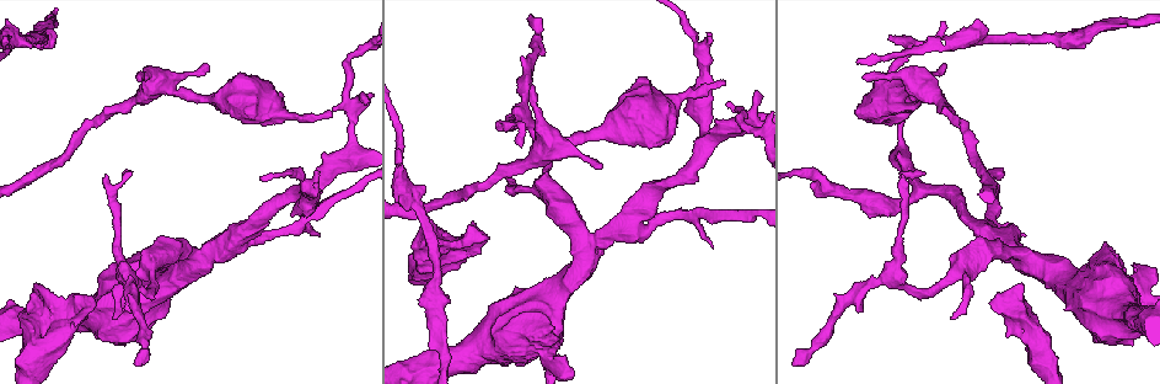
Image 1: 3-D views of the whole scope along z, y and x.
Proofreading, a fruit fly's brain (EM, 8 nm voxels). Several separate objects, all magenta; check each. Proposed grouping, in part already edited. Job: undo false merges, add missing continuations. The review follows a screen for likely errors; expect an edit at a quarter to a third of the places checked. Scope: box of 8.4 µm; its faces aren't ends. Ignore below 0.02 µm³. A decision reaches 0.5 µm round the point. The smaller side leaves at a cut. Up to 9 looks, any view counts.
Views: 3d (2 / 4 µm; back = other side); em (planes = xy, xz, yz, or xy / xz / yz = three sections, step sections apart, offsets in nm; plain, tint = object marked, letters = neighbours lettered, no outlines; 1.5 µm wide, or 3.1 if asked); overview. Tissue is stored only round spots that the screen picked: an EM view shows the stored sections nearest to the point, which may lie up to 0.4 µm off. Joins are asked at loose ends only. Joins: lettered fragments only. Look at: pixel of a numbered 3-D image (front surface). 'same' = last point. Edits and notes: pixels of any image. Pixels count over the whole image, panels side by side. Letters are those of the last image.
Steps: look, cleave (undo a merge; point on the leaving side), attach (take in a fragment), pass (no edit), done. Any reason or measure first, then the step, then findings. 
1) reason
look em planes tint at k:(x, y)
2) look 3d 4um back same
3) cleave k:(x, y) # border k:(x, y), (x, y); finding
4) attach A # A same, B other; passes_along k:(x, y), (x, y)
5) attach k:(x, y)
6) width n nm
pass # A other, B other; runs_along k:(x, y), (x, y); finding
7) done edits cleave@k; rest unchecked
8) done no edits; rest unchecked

thin end
look em planes tint at 1:(208, 66)

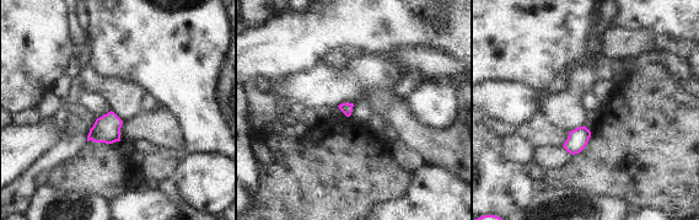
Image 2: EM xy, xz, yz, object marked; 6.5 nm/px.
look em planes letters same

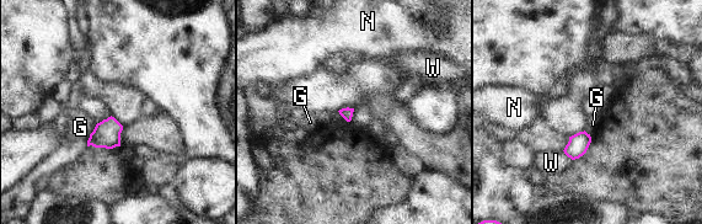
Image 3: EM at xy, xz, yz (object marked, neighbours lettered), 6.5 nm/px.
pass # G other, N other, W other; border 3:(96, 124), (86, 145); none of them fits

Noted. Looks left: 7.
calibre changes
look em planes letters at 1:(22, 38)

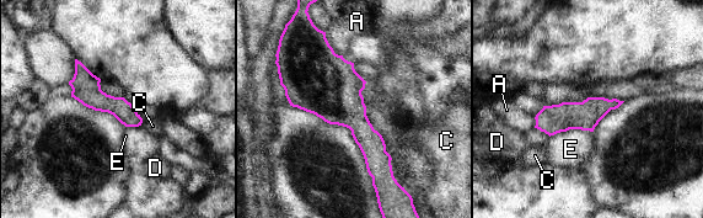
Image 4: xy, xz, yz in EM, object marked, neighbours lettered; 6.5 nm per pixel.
pass # A other, C other, D other, E other; border 4:(591, 131), (567, 129), (549, 137); one neuron here

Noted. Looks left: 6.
branch stops here
look em yz step 4 letters at 1:(113, 319)

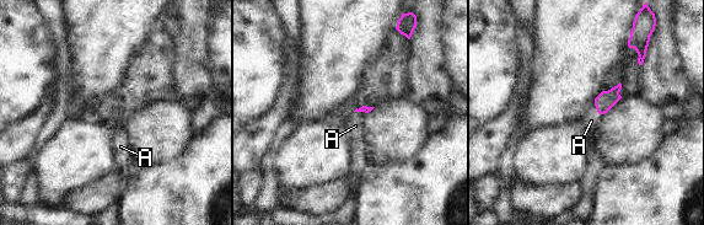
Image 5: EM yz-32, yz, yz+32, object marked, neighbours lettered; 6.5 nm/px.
attach A # A same; passes_along 5:(606, 100), (597, 110), (591, 121); it goes on there

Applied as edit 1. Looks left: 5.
free end
look 3d 4um at 1:(463, 262)

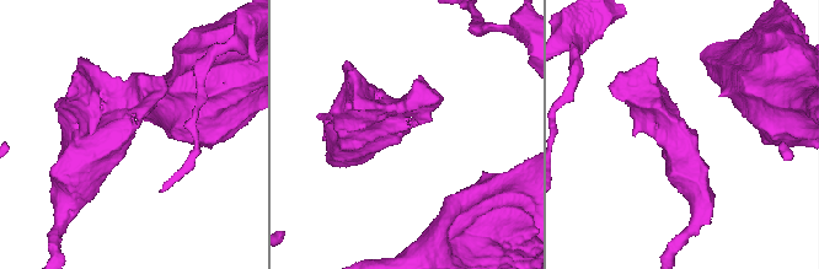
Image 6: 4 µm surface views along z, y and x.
now the EM
look em planes letters at 6:(400, 137)

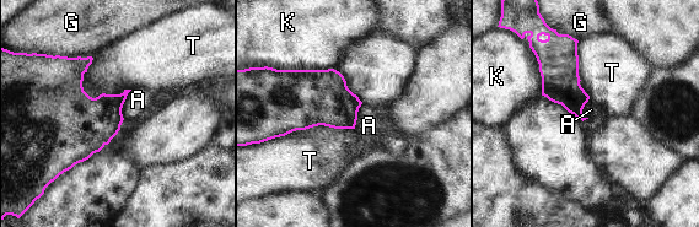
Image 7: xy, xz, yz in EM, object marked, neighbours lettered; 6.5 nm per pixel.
pass # A other, G other, K other, T other; border 7:(132, 90), (122, 108), (123, 118); none of them fits

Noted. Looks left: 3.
done edits attach@5; rest unchecked

